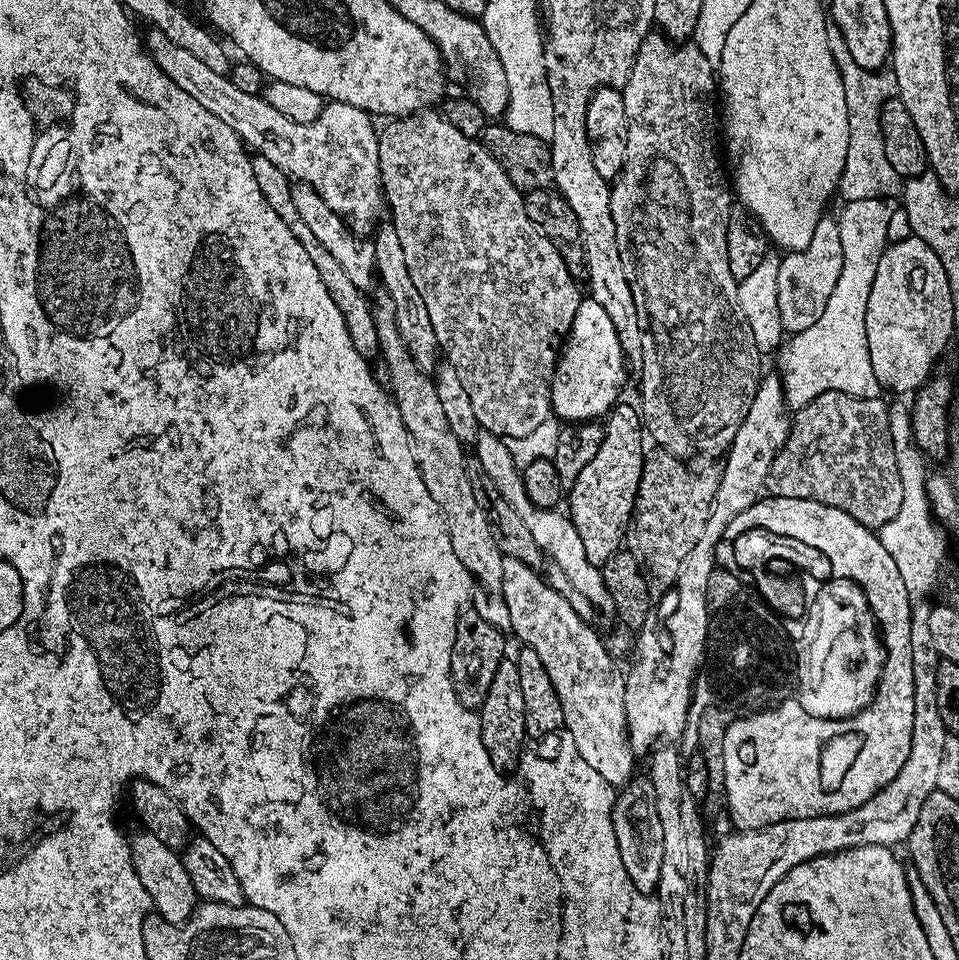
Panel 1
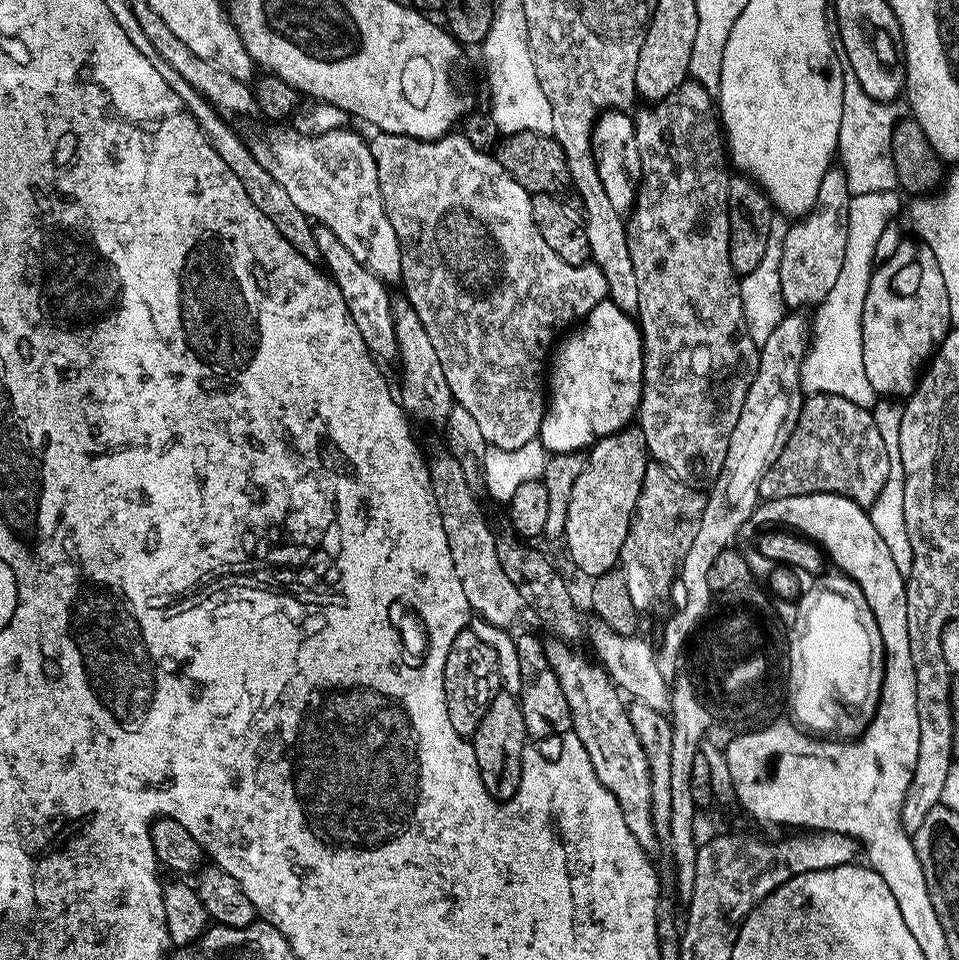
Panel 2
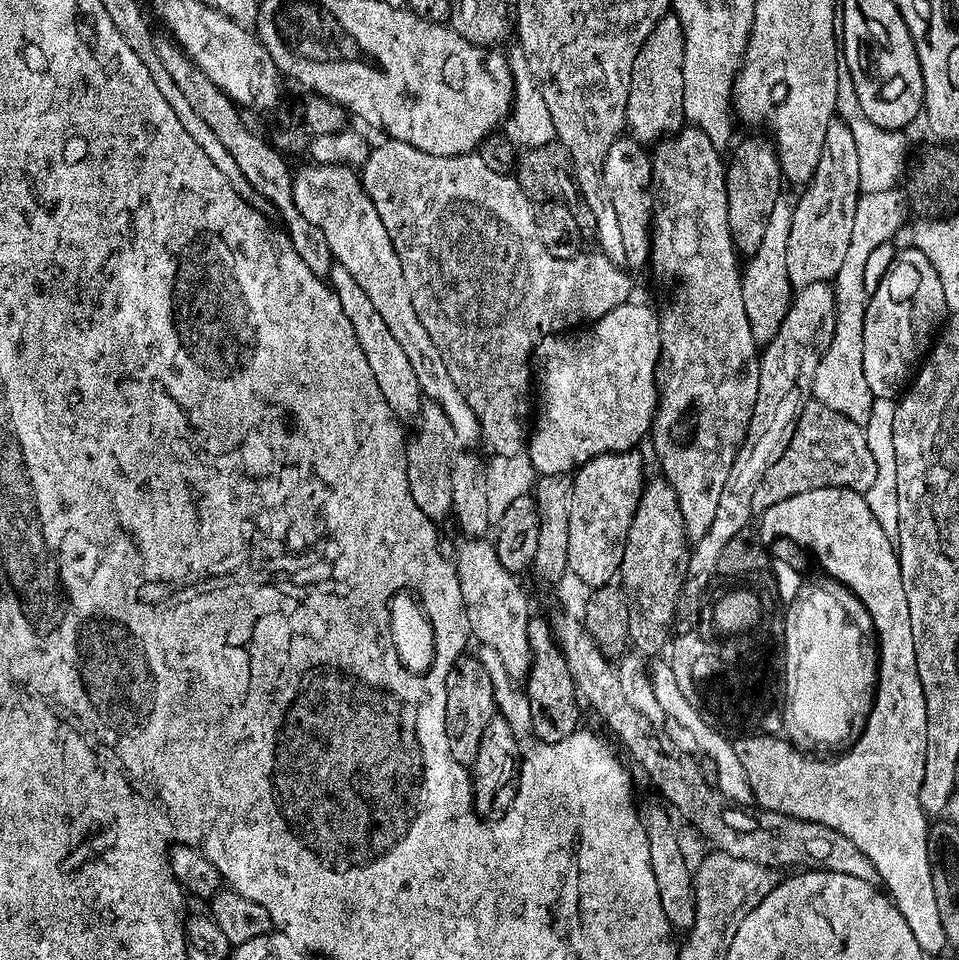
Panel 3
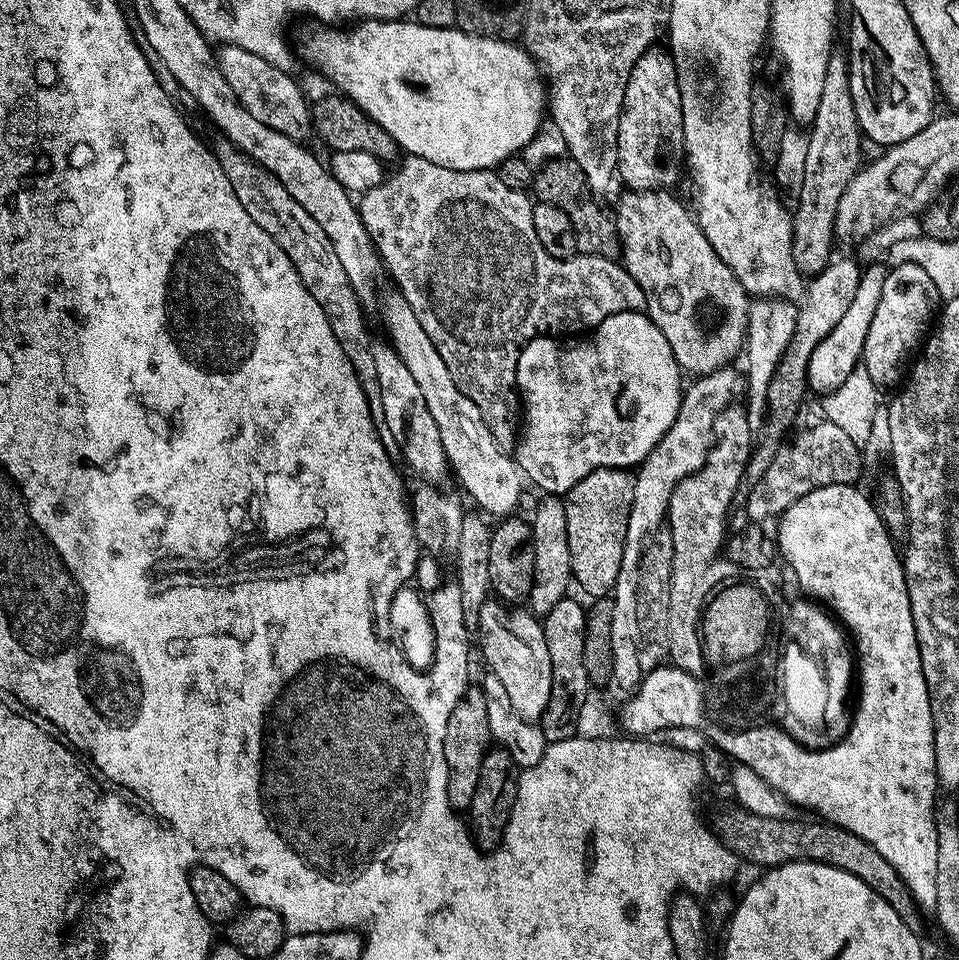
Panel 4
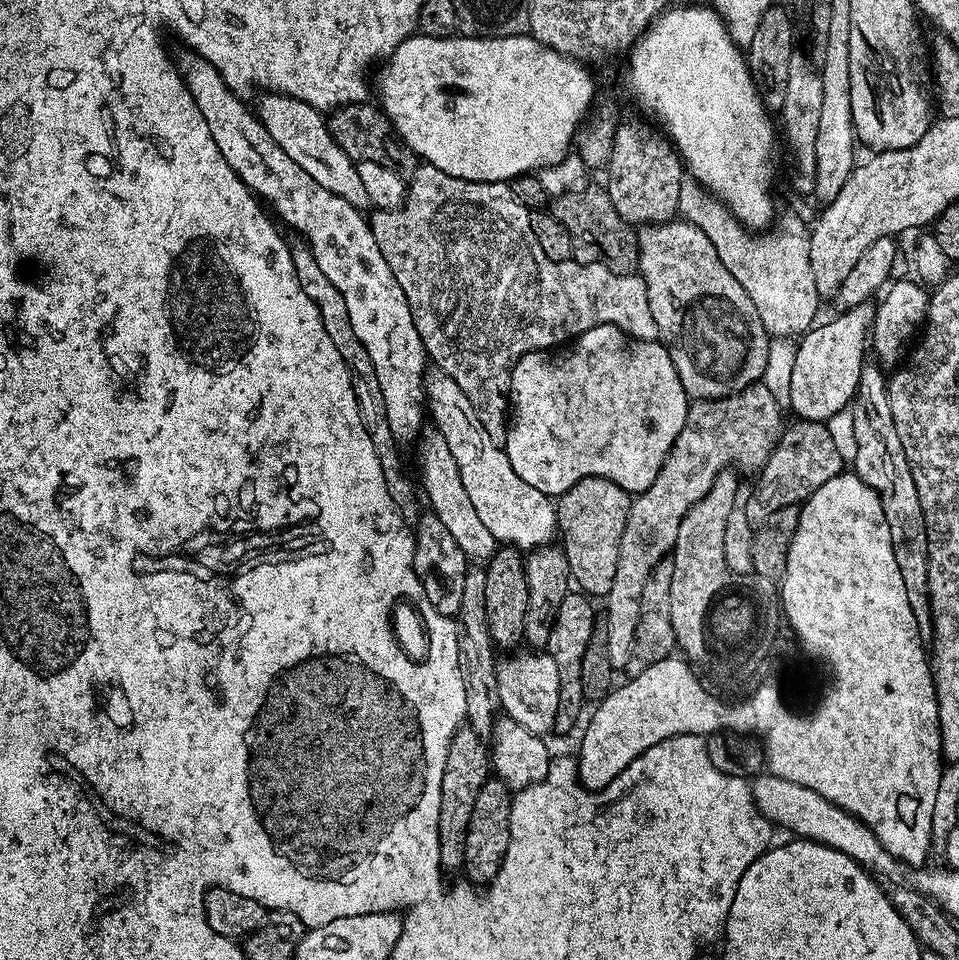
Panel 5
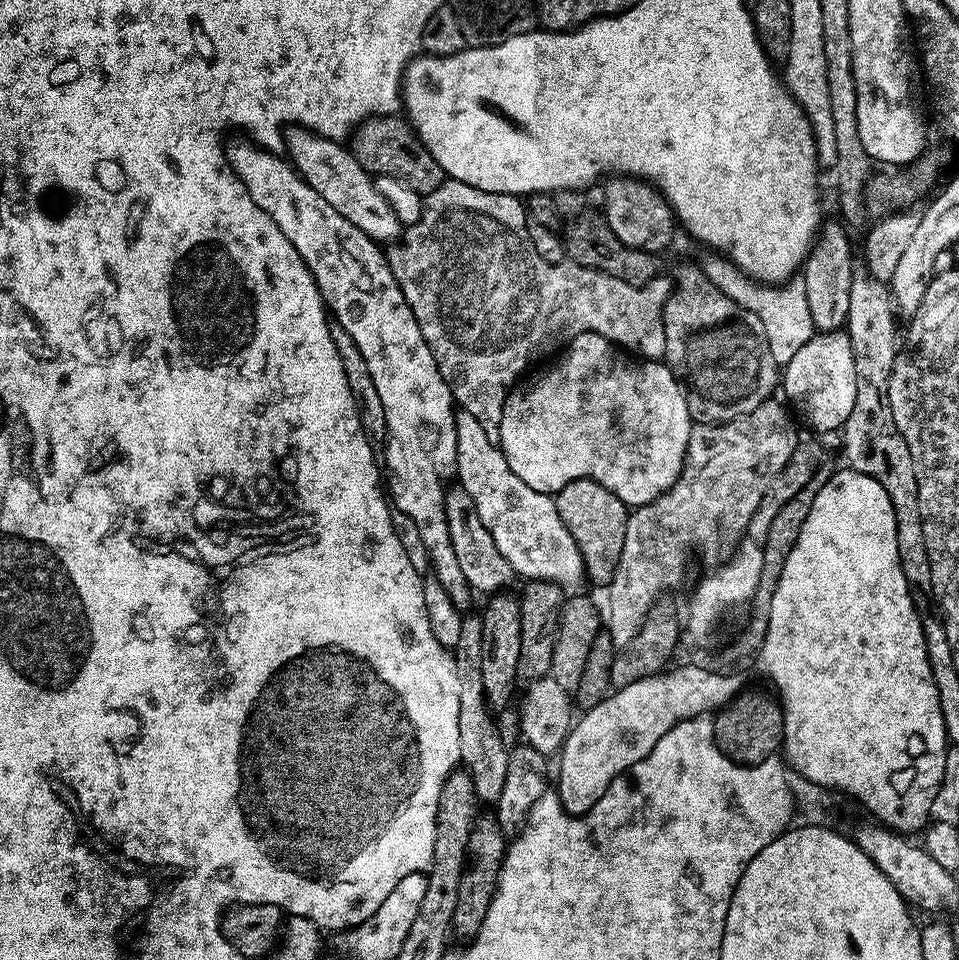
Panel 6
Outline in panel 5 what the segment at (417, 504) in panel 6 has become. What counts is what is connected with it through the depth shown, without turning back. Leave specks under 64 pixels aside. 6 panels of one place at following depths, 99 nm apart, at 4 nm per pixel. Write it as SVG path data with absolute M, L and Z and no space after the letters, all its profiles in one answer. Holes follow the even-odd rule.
M184 50L184 53L180 56L180 60L178 56L178 67L180 69L180 76L184 80L184 85L188 87L188 92L192 95L192 102L199 119L204 120L206 126L210 126L210 134L214 138L214 146L218 146L221 161L223 161L227 168L234 170L236 177L239 178L253 194L259 197L265 205L272 204L273 209L271 208L271 211L275 213L277 217L280 215L294 231L301 232L301 234L305 236L301 237L303 237L308 248L314 254L314 258L318 262L318 268L322 270L322 274L326 274L326 278L330 278L330 282L334 282L334 288L338 290L338 294L342 294L342 302L346 302L346 311L350 313L350 326L354 326L354 334L358 334L358 342L362 342L362 346L366 346L366 354L370 354L370 362L374 362L374 374L378 374L378 386L382 386L382 398L386 398L386 418L390 418L392 436L397 442L404 442L404 440L412 439L415 441L417 437L421 435L422 429L425 427L425 425L423 426L424 420L426 424L424 377L430 361L427 352L424 350L422 338L418 334L418 326L414 326L414 318L412 317L410 306L406 302L406 294L402 294L402 286L398 286L398 278L394 278L390 266L386 266L386 258L382 258L382 250L378 250L378 242L374 242L374 234L372 233L369 221L366 219L366 216L364 216L365 213L346 201L346 199L339 197L338 194L331 193L330 190L326 190L325 187L314 182L314 180L310 178L310 175L306 174L306 172L302 170L276 142L274 142L273 138L270 138L266 126L262 124L255 111L253 111L251 107L247 108L247 106L228 89L228 87L230 87L229 81L221 76L219 68L215 68L206 58L202 58L197 52L191 50Z

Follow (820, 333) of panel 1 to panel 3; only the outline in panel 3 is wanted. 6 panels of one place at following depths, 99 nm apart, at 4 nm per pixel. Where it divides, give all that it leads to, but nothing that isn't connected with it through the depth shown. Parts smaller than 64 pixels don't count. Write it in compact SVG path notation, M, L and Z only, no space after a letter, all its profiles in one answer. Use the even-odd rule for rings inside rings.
M899 187L877 192L865 192L857 198L857 209L854 210L854 228L850 233L850 246L847 247L846 258L838 269L834 279L836 293L836 325L834 336L826 354L818 362L818 370L814 374L812 396L821 400L830 410L838 410L838 414L846 414L850 422L864 426L870 418L870 406L873 397L870 386L866 386L866 374L862 374L862 330L864 315L868 305L869 294L863 281L865 277L866 258L877 247L888 241L895 241L896 231L909 223L910 209L908 197Z

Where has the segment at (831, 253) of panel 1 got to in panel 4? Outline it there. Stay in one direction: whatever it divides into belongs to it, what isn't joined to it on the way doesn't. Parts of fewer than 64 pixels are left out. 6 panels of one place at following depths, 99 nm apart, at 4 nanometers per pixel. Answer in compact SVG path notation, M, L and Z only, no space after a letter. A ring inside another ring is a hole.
M832 51L830 62L826 62L822 99L818 102L818 111L810 124L805 177L802 190L796 194L798 206L793 213L793 260L803 274L820 272L831 261L838 204L846 186L862 166L860 156L864 138L854 110L854 98L850 94L848 57L843 51Z

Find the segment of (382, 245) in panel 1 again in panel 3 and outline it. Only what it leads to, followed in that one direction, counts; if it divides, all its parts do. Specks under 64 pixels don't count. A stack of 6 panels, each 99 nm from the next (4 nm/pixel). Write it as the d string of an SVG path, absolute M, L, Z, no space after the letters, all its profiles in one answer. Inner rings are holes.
M428 402L421 407L419 416L414 421L416 436L409 435L406 440L406 482L410 482L410 492L414 502L426 518L433 522L449 519L452 512L451 502L451 464L454 457L452 444L457 443L450 418L442 406Z

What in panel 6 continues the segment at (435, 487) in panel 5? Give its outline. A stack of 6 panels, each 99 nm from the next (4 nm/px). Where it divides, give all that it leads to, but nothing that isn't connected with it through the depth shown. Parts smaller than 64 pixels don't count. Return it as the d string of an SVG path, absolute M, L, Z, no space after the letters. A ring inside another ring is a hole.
M459 486L447 489L444 505L446 506L446 522L450 530L450 542L454 550L454 558L458 558L458 567L466 578L469 589L476 588L483 594L495 594L509 587L508 583L514 580L514 573L510 562L502 558L498 546L494 546L494 538L490 538L490 530L482 526L482 518L478 518L474 502L470 494Z

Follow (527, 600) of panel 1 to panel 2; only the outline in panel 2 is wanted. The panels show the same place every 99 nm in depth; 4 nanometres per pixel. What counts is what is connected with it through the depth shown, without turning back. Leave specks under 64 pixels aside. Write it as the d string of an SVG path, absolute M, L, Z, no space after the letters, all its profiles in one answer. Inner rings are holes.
M552 638L545 643L544 653L550 666L554 666L554 674L558 674L558 683L562 685L562 694L566 694L566 706L570 706L572 731L576 733L582 746L586 746L586 754L594 766L594 774L598 774L598 778L606 786L606 790L610 790L610 794L614 794L614 798L622 810L622 818L626 818L626 826L630 826L630 834L634 834L638 846L642 846L644 852L655 854L659 848L662 848L662 842L656 837L656 830L652 825L650 766L646 762L646 750L642 750L642 742L628 717L625 697L599 663L592 658L587 660L576 649L576 646L569 646L559 638Z

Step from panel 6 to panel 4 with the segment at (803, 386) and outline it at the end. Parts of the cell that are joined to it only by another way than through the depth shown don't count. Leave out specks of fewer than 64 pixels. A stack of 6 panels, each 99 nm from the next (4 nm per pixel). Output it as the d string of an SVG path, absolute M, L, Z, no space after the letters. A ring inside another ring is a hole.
M882 262L869 263L862 271L854 299L850 302L849 309L842 314L842 319L834 326L834 330L826 338L820 340L818 346L810 356L807 368L807 387L812 391L827 394L842 384L849 374L859 365L863 357L865 340L870 332L871 319L878 308L882 298L882 289L888 277L889 267Z

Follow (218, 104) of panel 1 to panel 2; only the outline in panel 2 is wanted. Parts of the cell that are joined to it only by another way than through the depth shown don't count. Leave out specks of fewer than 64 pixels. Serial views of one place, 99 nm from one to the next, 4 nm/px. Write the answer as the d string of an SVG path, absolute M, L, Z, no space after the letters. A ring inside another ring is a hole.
M272 126L268 132L268 140L260 140L257 144L253 143L251 150L256 155L256 161L276 179L278 186L282 186L286 189L286 194L290 194L294 206L298 206L298 210L302 210L302 214L306 214L309 220L315 222L319 227L334 230L334 238L338 238L338 242L342 242L342 246L346 246L346 250L350 250L350 254L354 254L354 258L358 258L358 262L362 262L362 266L366 266L366 270L373 272L386 285L399 285L404 275L400 243L398 242L398 234L394 234L394 226L390 226L390 218L386 218L386 206L382 202L382 190L378 186L378 166L374 166L372 146L367 139L363 140L358 133L351 132L350 129L351 127L345 126L338 130L330 130L321 136L311 136L309 140L296 140L296 144L288 144L288 148L292 148L292 160L288 160L286 164L284 162L284 126Z

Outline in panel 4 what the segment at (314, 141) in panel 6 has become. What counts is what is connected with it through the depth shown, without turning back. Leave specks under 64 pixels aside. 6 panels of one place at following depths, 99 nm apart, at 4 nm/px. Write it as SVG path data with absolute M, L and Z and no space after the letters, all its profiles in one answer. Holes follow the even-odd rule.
M225 44L216 52L216 60L220 64L226 82L238 94L238 102L250 110L258 122L286 134L291 140L307 141L311 137L312 116L309 101L304 101L304 92L296 85L295 75L275 68L266 58L258 58L257 52L242 50L233 44Z

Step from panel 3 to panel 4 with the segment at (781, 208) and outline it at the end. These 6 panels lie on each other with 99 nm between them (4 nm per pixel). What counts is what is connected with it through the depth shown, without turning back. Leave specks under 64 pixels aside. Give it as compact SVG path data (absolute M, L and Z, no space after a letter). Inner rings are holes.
M760 298L748 307L748 338L745 341L744 354L748 356L744 370L746 373L745 397L748 396L746 407L748 420L753 429L761 429L766 420L768 407L769 384L776 373L777 362L785 352L790 338L794 334L794 326L797 325L799 307L792 302L777 298Z

